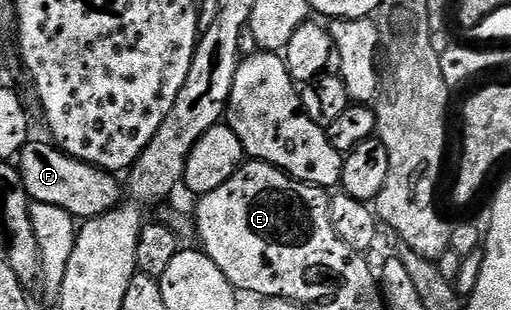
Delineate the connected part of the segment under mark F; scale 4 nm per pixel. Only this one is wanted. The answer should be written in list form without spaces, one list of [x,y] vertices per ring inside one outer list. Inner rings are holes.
[[[29,140],[20,149],[18,169],[22,176],[22,184],[32,202],[54,204],[54,208],[62,208],[67,214],[71,214],[73,219],[87,220],[94,216],[102,216],[115,206],[121,205],[122,186],[121,183],[120,186],[116,183],[115,173],[99,170],[88,162],[72,158],[51,141]]]

